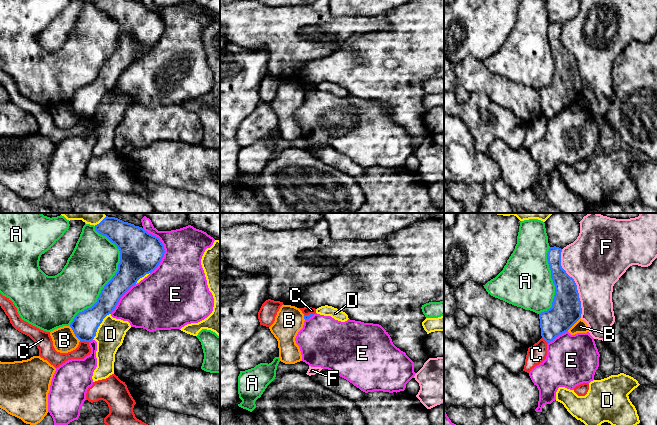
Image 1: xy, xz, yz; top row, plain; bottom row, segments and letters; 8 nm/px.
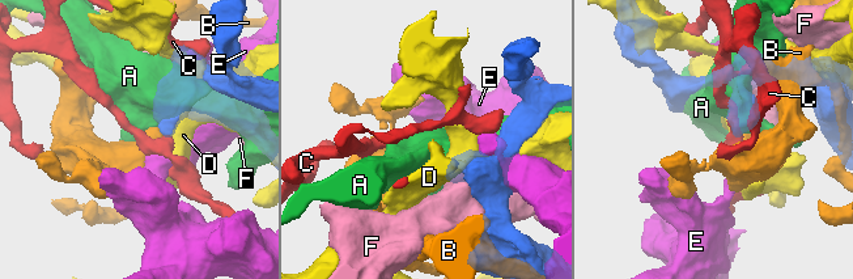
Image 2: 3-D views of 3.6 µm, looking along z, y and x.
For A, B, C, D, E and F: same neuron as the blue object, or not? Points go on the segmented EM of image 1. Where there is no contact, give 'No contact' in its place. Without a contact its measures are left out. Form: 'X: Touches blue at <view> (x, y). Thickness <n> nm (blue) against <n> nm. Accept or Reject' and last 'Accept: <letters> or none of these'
A: Touches blue at xy (112, 277). Thickness 280 nm (blue) against 380 nm. Reject
B: Touches blue at xy (74, 333). Thickness 200 nm (blue) against 190 nm. Reject
C: Touches blue at xy (84, 340). Thickness 200 nm (blue) against 110 nm. Reject
D: Touches blue at xy (99, 325). Thickness 200 nm (blue) against 220 nm. Reject
E: Touches blue at xy (163, 248). Thickness 340 nm (blue) against 360 nm. Reject
F: Touches blue at yz (575, 283). Thickness 240 nm (blue) against 460 nm. Reject
Accept: none of these

